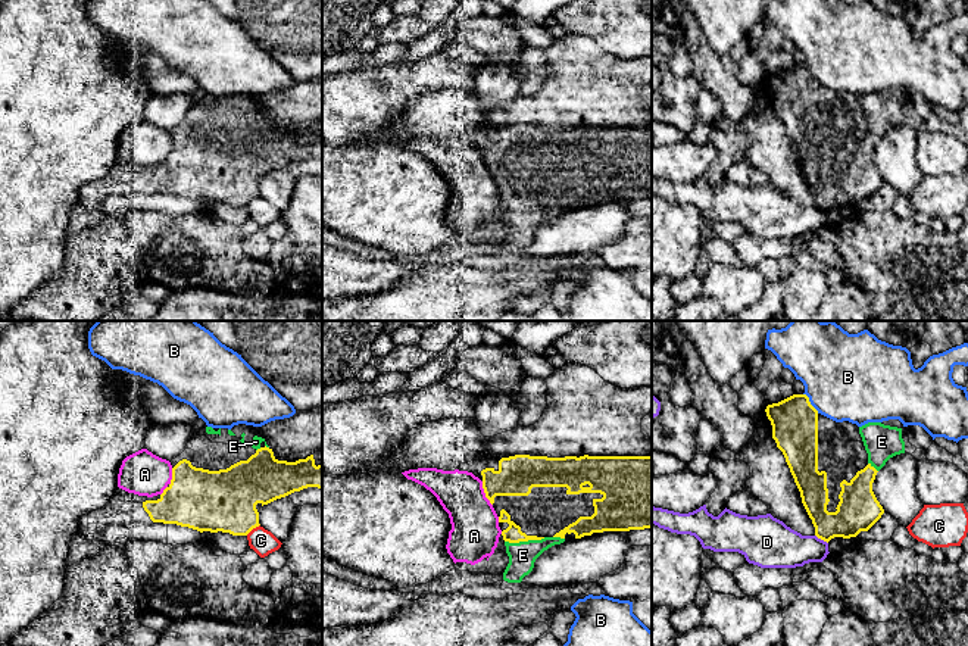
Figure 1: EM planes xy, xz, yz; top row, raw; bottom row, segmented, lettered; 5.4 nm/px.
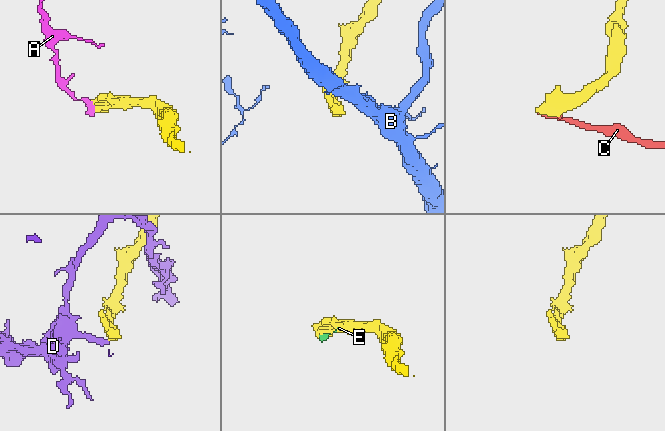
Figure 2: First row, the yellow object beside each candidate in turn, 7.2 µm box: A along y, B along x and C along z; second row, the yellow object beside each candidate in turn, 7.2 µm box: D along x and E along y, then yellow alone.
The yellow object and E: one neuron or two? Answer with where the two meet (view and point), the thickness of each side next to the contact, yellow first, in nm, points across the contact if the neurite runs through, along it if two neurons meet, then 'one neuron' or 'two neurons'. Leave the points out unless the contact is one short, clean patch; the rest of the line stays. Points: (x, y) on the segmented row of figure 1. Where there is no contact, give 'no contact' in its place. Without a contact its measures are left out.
meets yellow in xz at (524, 540); 90 nm thick on the yellow side, 150 nm on the other; one neuron

